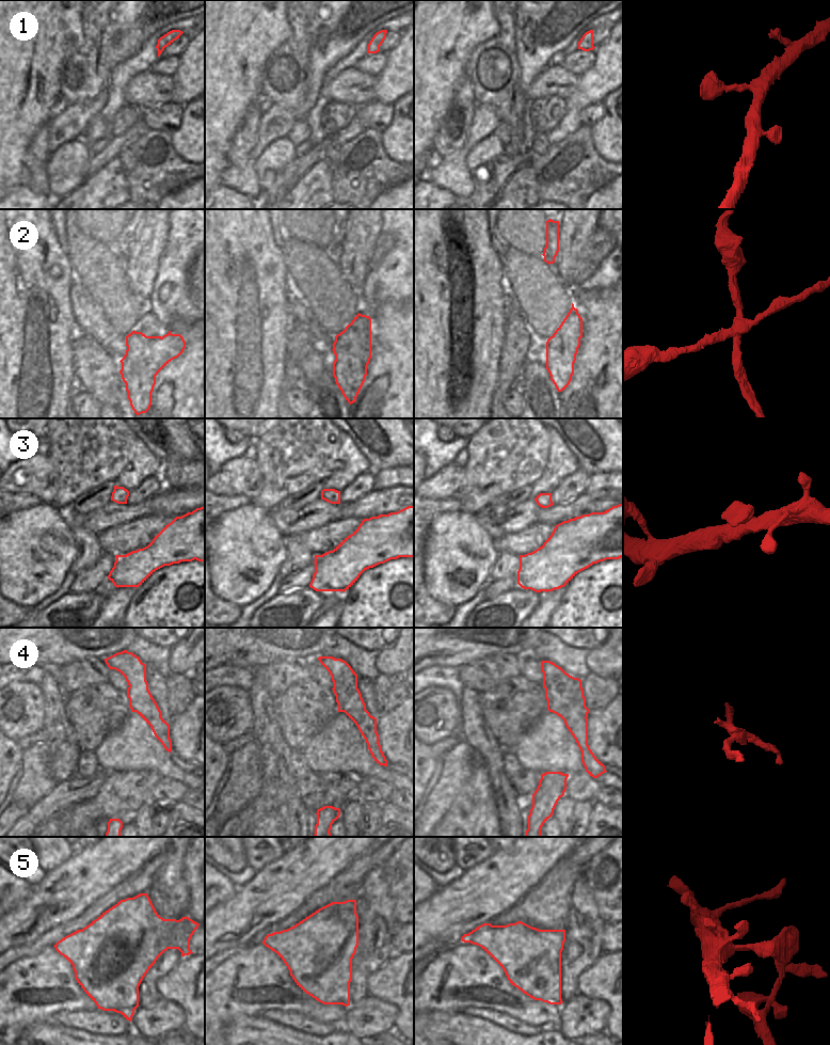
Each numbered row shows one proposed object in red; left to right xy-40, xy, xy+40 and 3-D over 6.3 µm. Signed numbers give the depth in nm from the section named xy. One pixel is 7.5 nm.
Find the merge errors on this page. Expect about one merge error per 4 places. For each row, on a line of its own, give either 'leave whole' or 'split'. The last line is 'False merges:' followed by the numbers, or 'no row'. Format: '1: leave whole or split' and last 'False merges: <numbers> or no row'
1: leave whole
2: split
3: leave whole
4: split
5: leave whole
False merges: 2, 4

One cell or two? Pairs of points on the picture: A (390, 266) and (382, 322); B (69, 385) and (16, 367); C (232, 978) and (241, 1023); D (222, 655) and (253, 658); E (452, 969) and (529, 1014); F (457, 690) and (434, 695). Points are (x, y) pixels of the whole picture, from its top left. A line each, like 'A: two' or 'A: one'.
A: two
B: one
C: two
D: one
E: one
F: two

